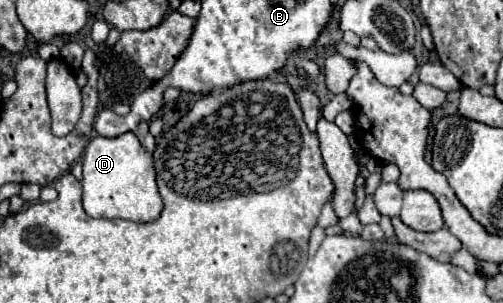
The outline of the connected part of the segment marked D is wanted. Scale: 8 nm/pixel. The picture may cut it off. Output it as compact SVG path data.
M124 133L120 137L94 137L82 159L84 179L82 179L82 203L90 217L102 219L126 219L134 223L156 221L164 209L162 197L156 187L156 173L152 163L152 153L148 153L134 133Z

